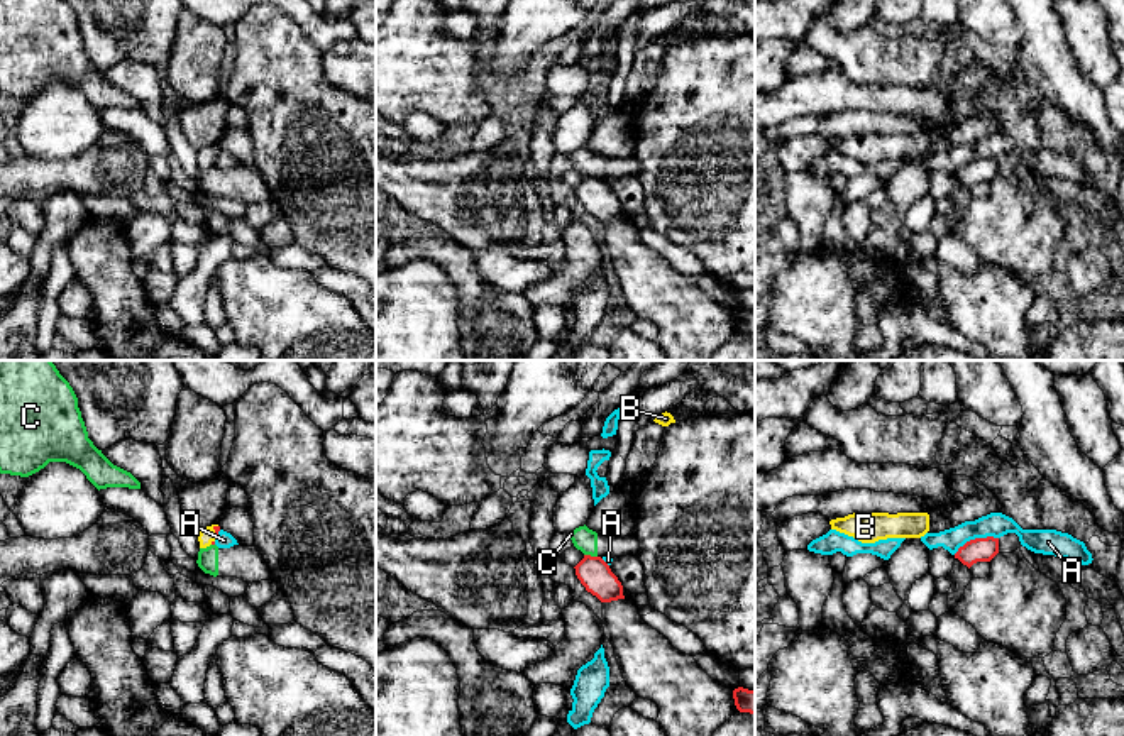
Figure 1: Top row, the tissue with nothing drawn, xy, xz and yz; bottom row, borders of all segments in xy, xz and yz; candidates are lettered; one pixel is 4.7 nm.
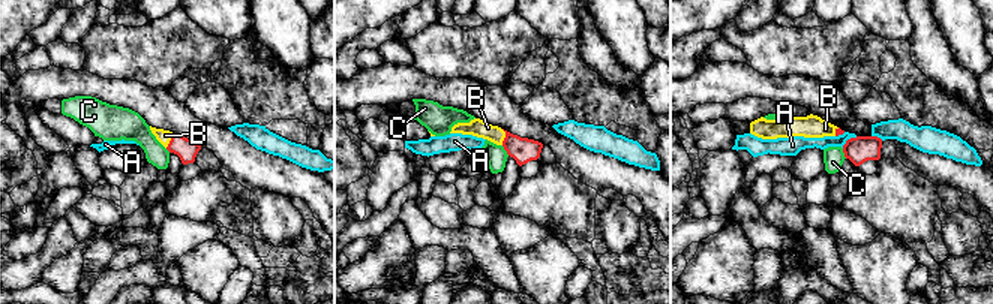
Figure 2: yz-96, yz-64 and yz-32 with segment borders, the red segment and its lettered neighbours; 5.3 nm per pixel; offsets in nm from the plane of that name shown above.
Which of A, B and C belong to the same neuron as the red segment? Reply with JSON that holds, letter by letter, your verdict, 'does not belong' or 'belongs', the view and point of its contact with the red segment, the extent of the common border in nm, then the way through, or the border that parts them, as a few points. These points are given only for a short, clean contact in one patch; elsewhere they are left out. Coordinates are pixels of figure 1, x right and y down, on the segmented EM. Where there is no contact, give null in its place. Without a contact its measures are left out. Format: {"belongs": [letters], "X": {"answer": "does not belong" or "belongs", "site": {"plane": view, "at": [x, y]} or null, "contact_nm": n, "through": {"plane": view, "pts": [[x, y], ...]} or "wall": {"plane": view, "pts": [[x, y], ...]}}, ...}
{"belongs": ["B"], "A": {"answer": "does not belong", "site": {"plane": "yz", "at": [975, 538]}, "contact_nm": 240, "wall": {"plane": "yz", "pts": [[997, 537], [970, 538], [953, 554]]}}, "B": {"answer": "belongs", "site": {"plane": "xy", "at": [214, 528]}, "contact_nm": 50, "through": {"plane": "xy", "pts": [[217, 528], [214, 528], [207, 535]]}}, "C": {"answer": "does not belong", "site": {"plane": "xz", "at": [589, 555]}, "contact_nm": 70, "wall": {"plane": "xz", "pts": [[584, 554], [596, 557]]}}}

